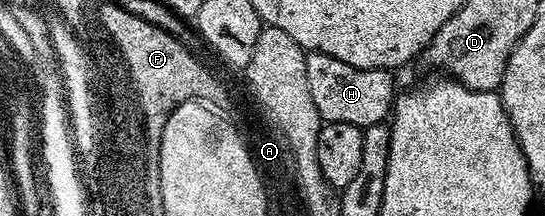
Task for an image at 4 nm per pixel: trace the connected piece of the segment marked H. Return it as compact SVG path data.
M310 52L306 56L306 75L316 112L320 112L323 123L356 124L365 128L391 117L396 97L395 75L391 71L352 68L352 64L336 60L336 56Z

